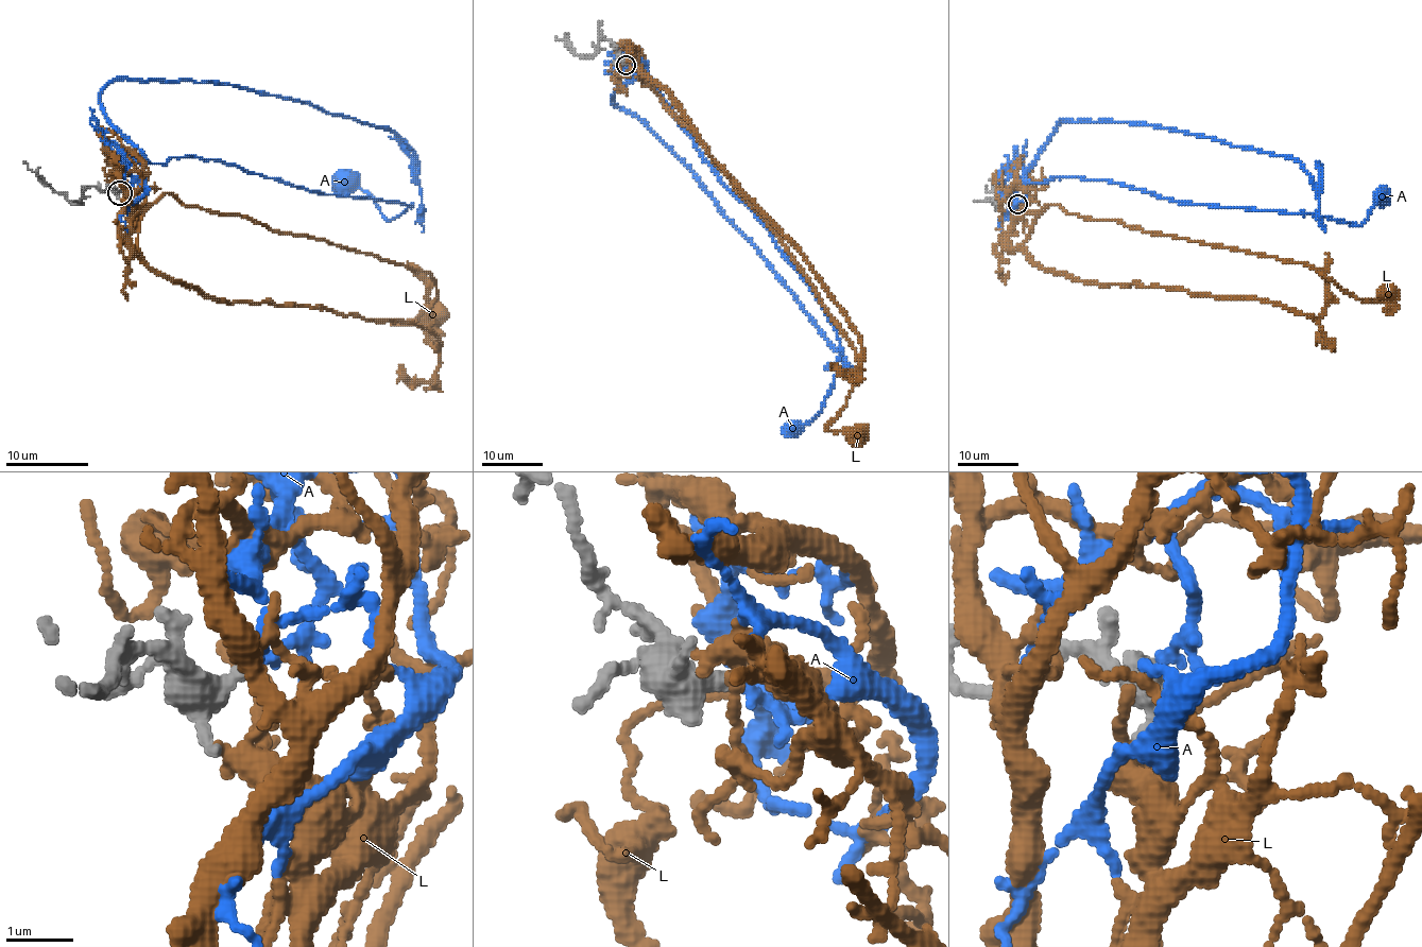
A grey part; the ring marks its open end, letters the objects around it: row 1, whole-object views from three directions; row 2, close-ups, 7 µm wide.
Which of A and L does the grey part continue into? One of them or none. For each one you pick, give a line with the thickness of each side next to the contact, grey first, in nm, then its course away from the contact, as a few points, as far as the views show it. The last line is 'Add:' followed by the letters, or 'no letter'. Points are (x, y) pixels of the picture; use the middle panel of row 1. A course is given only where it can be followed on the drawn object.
Add: no letter

